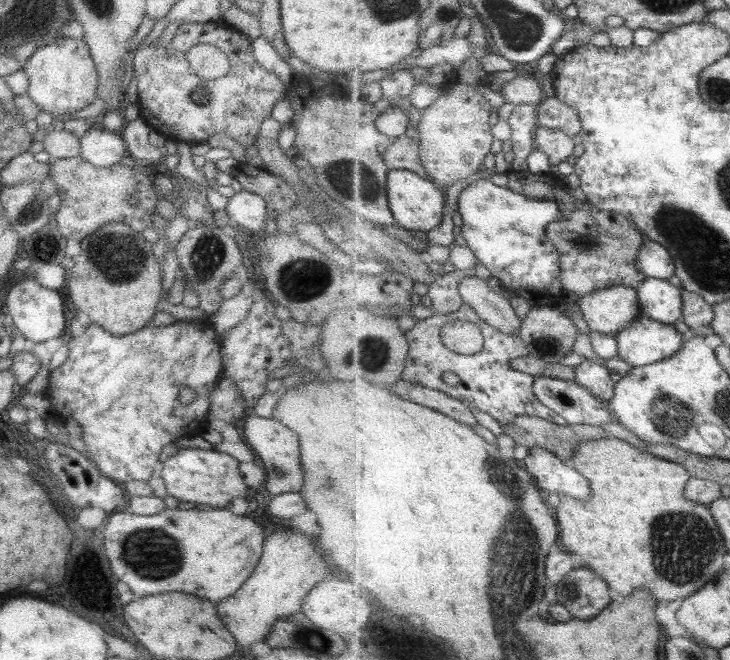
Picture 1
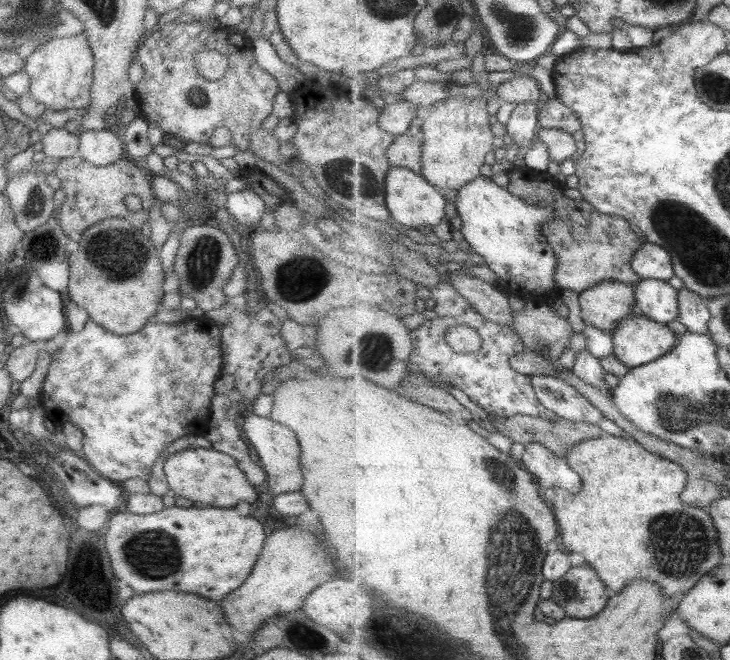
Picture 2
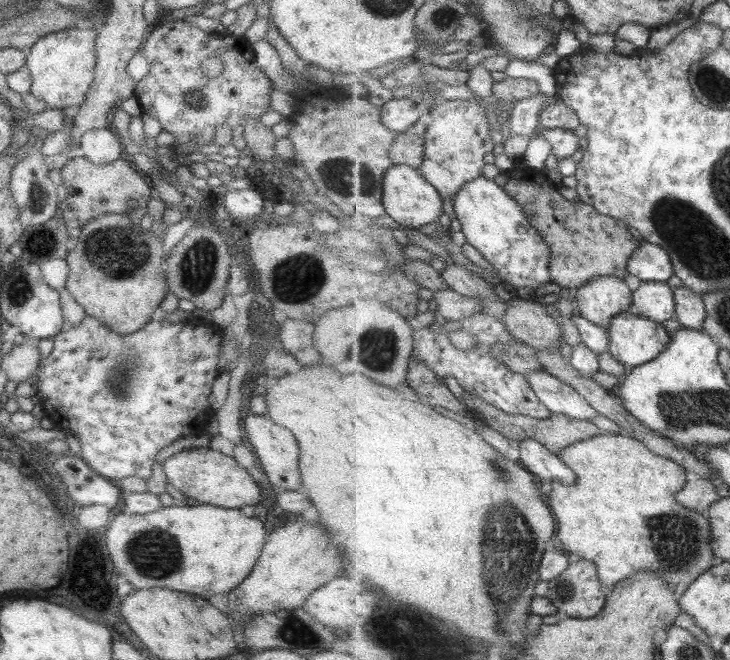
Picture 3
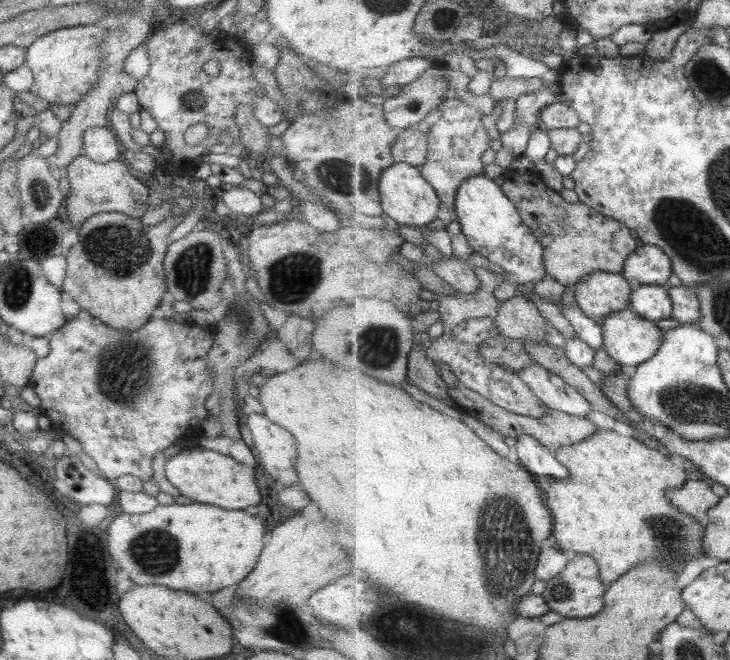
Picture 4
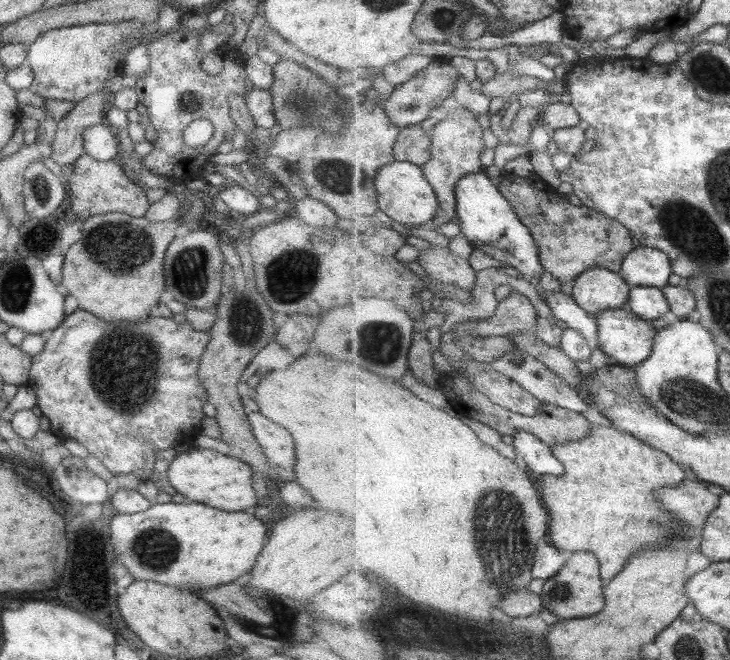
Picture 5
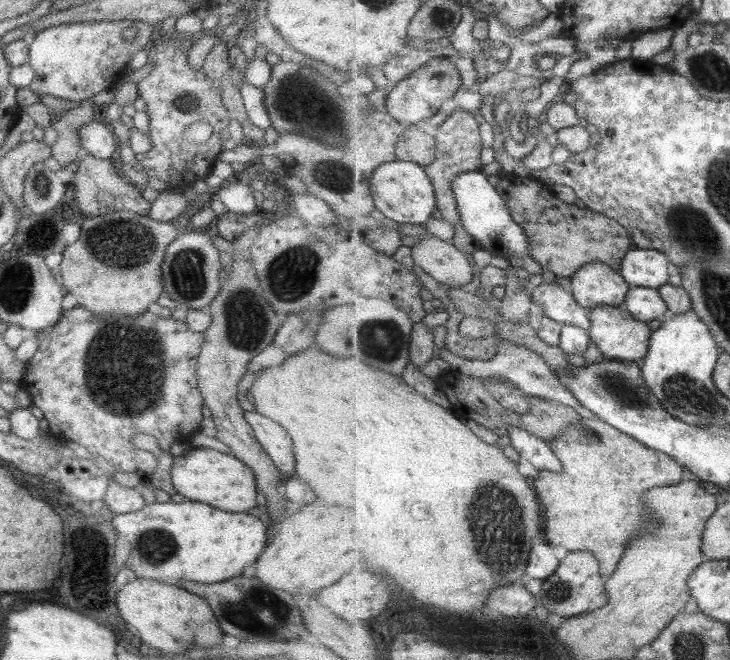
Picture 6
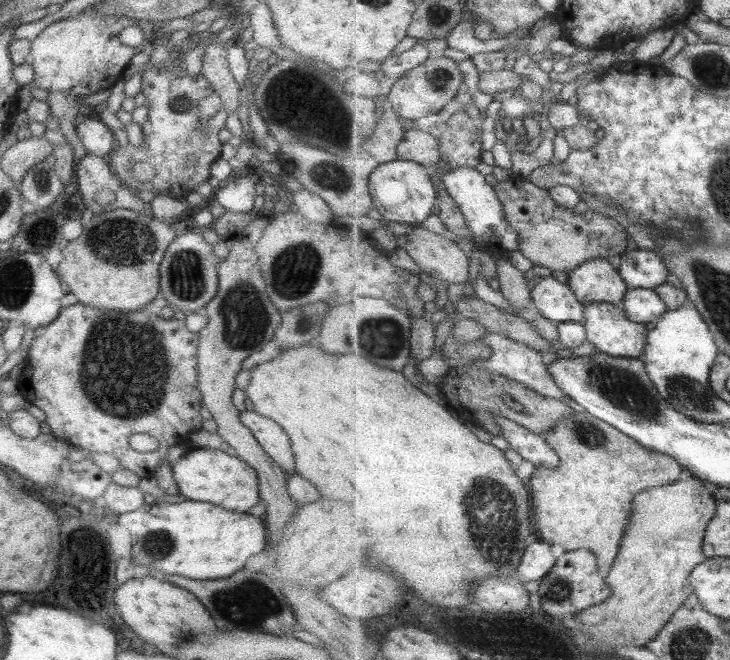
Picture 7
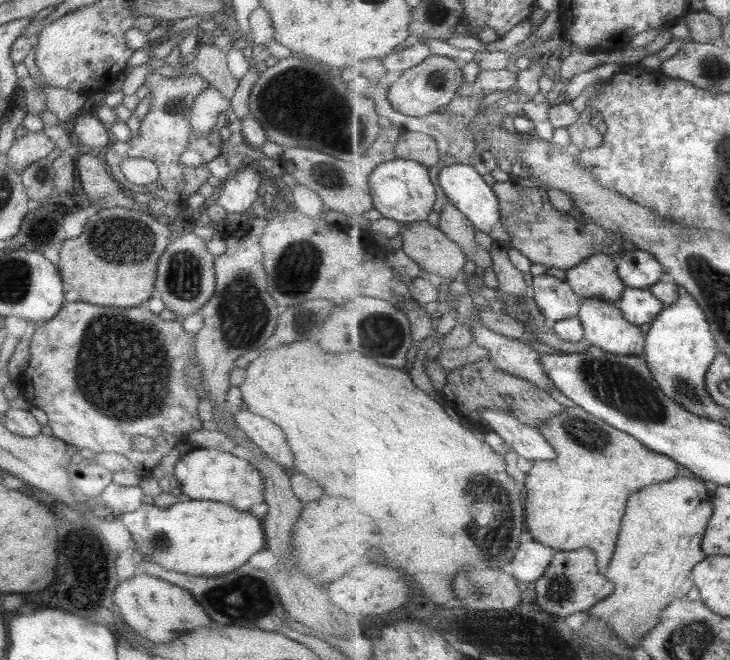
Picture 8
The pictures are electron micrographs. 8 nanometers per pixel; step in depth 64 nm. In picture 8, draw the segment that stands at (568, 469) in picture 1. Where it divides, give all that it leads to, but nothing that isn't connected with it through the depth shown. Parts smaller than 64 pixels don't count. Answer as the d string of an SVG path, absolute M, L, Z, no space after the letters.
M486 407L482 412L492 431L502 435L512 446L513 451L534 462L554 462L559 452L544 436L543 430L522 422L514 413Z

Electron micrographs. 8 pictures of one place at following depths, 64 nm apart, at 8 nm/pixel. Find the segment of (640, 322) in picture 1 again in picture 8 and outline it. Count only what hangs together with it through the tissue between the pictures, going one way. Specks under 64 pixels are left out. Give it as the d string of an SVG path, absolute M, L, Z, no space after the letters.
M587 298L582 300L580 317L586 331L586 340L608 352L621 355L644 355L647 348L647 334L635 323L630 322L619 303Z

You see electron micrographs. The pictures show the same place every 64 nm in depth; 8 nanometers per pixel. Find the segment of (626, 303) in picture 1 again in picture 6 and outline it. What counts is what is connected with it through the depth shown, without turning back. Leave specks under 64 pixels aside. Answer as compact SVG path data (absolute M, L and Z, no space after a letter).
M604 262L583 266L572 277L573 293L578 302L589 309L599 306L622 306L632 286L615 267Z

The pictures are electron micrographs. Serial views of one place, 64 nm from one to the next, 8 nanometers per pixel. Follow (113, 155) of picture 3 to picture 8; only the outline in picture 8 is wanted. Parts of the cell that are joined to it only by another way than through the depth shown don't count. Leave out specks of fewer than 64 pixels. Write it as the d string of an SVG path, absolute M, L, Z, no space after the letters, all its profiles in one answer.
M88 112L78 114L69 128L78 136L78 140L89 146L95 154L101 155L102 150L114 140L110 136L108 126Z

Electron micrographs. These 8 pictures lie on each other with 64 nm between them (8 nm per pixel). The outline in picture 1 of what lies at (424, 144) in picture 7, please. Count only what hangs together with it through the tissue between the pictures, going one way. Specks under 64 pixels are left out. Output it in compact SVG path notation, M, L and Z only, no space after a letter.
M401 136L387 150L385 154L386 162L392 169L408 169L416 171L424 178L431 179L428 169L424 166L422 160L422 140L410 136Z

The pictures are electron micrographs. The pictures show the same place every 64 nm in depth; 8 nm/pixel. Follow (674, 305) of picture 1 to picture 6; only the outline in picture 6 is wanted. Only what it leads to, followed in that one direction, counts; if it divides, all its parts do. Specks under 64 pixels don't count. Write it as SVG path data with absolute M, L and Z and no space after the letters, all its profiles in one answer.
M644 286L632 287L624 307L632 311L635 317L642 322L652 322L664 316L669 304L663 299L660 289L653 289Z

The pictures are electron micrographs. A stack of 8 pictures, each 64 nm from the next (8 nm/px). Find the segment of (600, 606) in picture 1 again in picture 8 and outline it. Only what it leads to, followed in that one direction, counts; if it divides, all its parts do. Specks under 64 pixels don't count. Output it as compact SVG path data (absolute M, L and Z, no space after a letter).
M584 547L580 550L559 551L552 559L547 573L536 583L535 590L540 597L540 604L548 612L565 618L578 612L589 611L599 602L616 593L617 588L599 565L596 551L593 548Z

